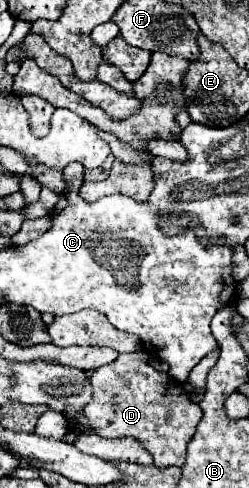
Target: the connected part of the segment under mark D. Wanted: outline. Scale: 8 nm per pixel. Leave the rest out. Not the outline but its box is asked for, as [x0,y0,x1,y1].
[84,351,202,469]

